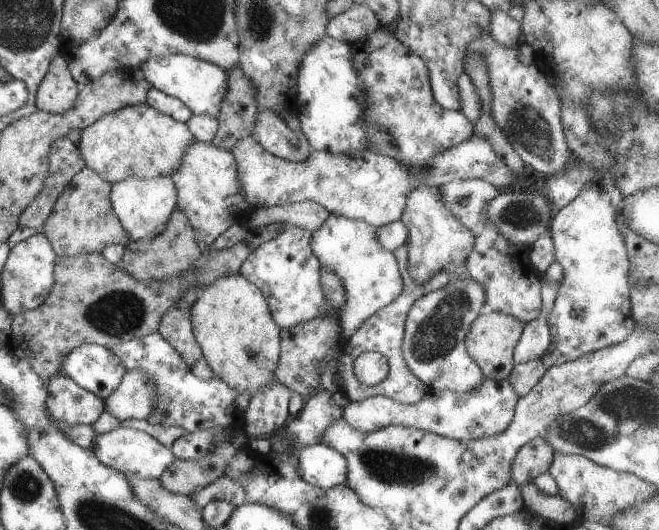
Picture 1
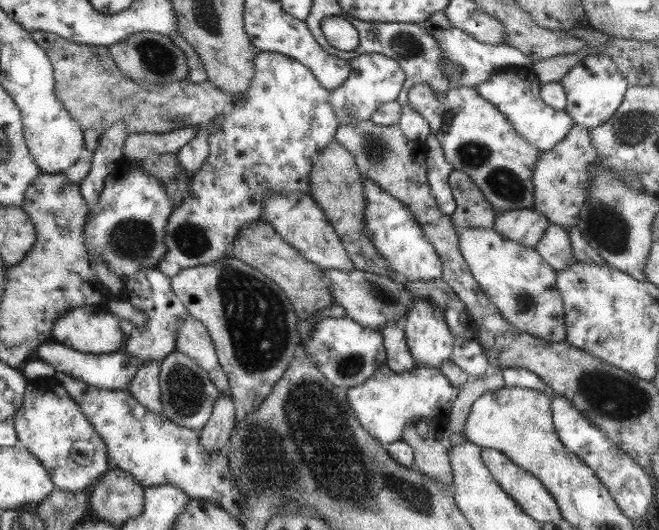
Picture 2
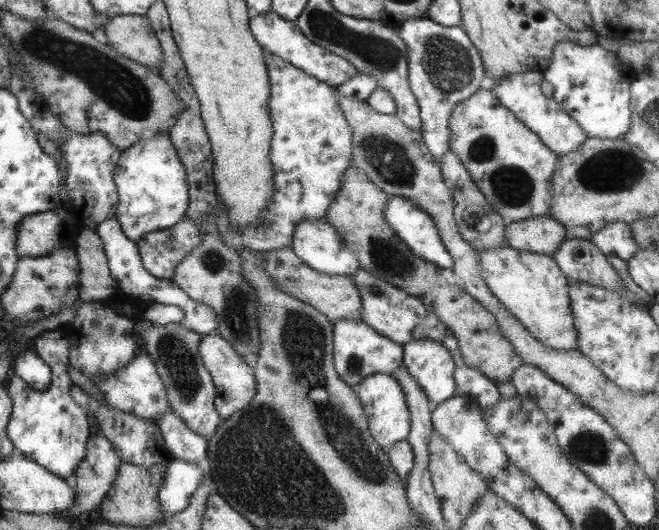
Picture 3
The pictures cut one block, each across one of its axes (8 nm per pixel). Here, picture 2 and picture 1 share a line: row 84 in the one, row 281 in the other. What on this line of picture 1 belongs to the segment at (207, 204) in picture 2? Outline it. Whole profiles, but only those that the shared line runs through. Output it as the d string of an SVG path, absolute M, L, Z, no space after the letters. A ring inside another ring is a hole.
M295 225L284 227L273 238L250 250L238 270L263 293L271 318L280 329L321 318L328 312L328 302L320 285L321 266L312 254L310 233Z

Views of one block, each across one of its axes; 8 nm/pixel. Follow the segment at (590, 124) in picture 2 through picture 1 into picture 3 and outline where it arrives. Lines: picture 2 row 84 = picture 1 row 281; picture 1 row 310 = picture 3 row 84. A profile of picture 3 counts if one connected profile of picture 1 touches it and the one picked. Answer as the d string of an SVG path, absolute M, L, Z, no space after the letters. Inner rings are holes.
M559 41L553 47L549 64L541 72L542 80L552 88L552 99L577 122L589 138L621 139L630 127L630 84L638 77L614 52L597 43L584 46Z

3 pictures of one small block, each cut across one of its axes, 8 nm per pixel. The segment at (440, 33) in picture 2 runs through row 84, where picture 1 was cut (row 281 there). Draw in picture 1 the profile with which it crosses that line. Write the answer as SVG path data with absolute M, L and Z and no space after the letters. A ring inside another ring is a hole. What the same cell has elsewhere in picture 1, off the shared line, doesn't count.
M467 276L464 279L449 279L448 283L445 284L445 286L442 286L437 290L428 292L427 294L424 294L423 296L417 298L417 300L413 302L412 307L407 311L404 320L404 335L402 336L402 343L400 346L402 357L404 363L406 364L406 367L411 371L411 374L413 374L414 377L417 377L426 386L427 390L442 391L447 389L448 391L464 393L474 391L482 383L482 380L484 379L483 373L481 372L481 369L475 364L475 362L473 362L473 359L469 356L469 354L467 354L464 345L464 338L465 334L467 334L467 329L469 328L469 325L471 324L471 322L473 322L473 319L480 312L482 312L481 308L484 302L485 291L482 288L482 285L478 283L475 279Z

